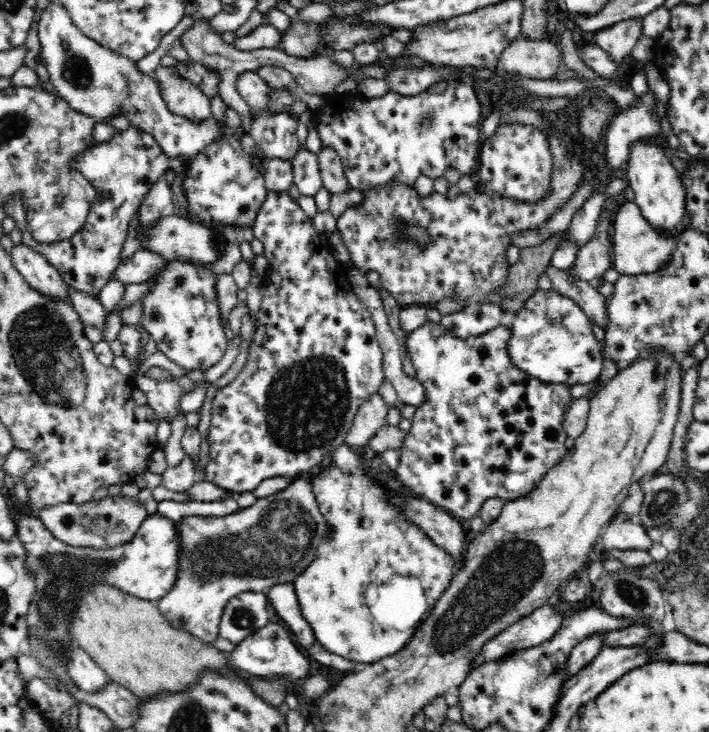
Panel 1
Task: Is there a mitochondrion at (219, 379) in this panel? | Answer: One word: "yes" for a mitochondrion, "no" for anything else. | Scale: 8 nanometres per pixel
no

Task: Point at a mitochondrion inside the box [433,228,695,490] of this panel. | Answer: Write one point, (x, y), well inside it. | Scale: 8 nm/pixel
(552, 319)

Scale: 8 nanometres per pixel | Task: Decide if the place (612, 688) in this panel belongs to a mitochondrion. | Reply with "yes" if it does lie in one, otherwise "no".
no

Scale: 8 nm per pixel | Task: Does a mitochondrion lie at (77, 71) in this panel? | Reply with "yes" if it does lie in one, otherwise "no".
yes

